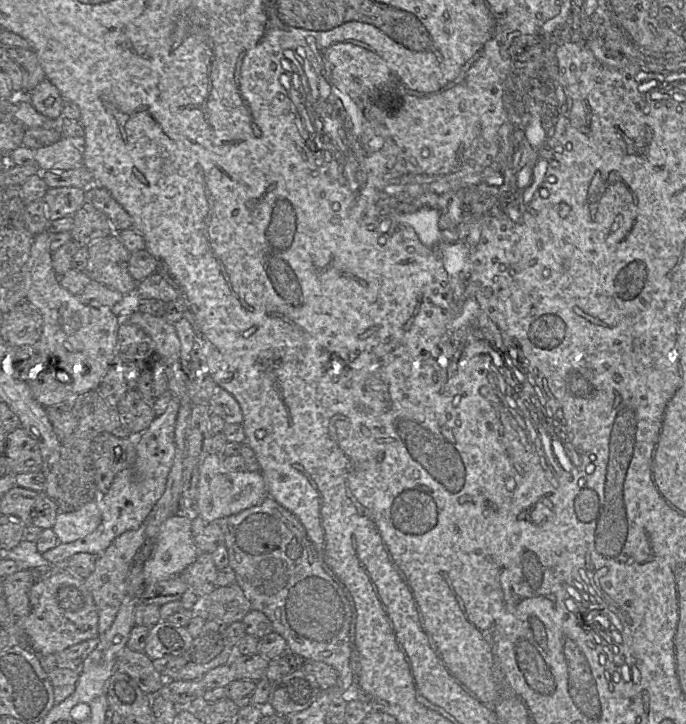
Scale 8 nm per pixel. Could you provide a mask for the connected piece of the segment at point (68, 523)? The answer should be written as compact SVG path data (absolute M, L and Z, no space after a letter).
M91 501L70 513L58 513L52 528L59 543L70 543L92 533L101 523L97 501Z

